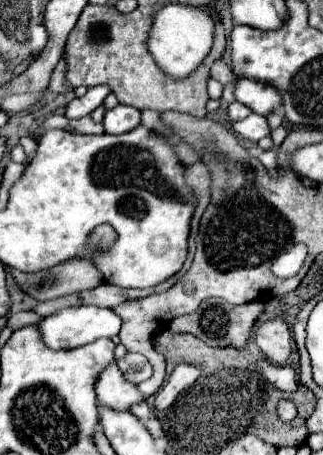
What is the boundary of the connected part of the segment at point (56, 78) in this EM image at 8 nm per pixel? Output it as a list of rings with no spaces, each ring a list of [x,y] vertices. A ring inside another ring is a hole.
[[[62,57],[60,63],[56,65],[56,69],[52,71],[52,77],[50,77],[50,85],[48,85],[48,91],[52,95],[68,95],[72,89],[66,85],[66,59]]]

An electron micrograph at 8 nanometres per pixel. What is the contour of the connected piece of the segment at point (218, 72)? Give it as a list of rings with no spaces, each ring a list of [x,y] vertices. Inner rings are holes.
[[[220,59],[220,61],[216,61],[216,63],[212,65],[212,77],[214,77],[216,81],[220,81],[222,85],[236,83],[236,75],[232,73],[232,69],[230,69],[228,65],[224,65],[224,61],[222,61],[222,59]]]

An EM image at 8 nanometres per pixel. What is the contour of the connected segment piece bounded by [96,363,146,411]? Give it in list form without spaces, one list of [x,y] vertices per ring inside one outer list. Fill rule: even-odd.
[[[116,363],[108,365],[96,379],[96,397],[98,403],[110,407],[110,409],[120,409],[126,411],[132,403],[138,403],[146,399],[136,385],[128,383],[118,369]]]

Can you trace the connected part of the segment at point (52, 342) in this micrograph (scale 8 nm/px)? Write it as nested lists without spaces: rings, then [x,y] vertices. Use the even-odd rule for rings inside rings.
[[[70,307],[70,309],[60,309],[58,313],[54,315],[48,315],[44,317],[36,329],[40,331],[42,335],[42,341],[48,345],[48,347],[60,347],[60,349],[74,349],[74,347],[80,347],[80,345],[86,345],[86,343],[92,343],[100,337],[112,337],[120,331],[120,317],[110,311],[110,309],[102,309],[102,307]]]

